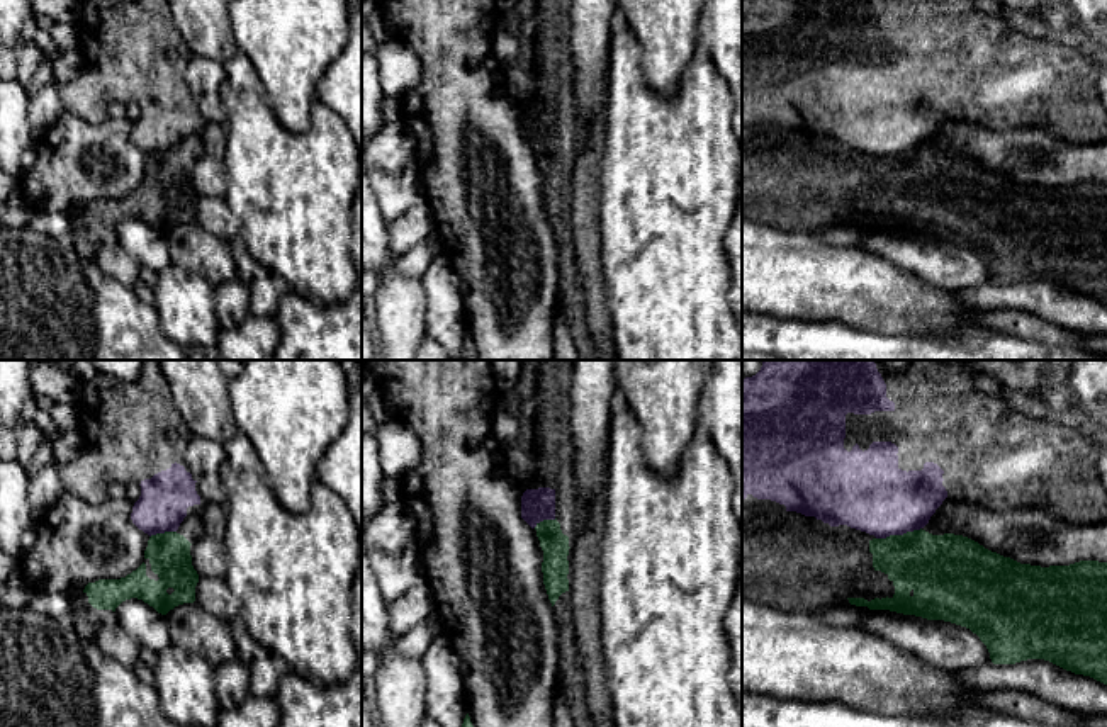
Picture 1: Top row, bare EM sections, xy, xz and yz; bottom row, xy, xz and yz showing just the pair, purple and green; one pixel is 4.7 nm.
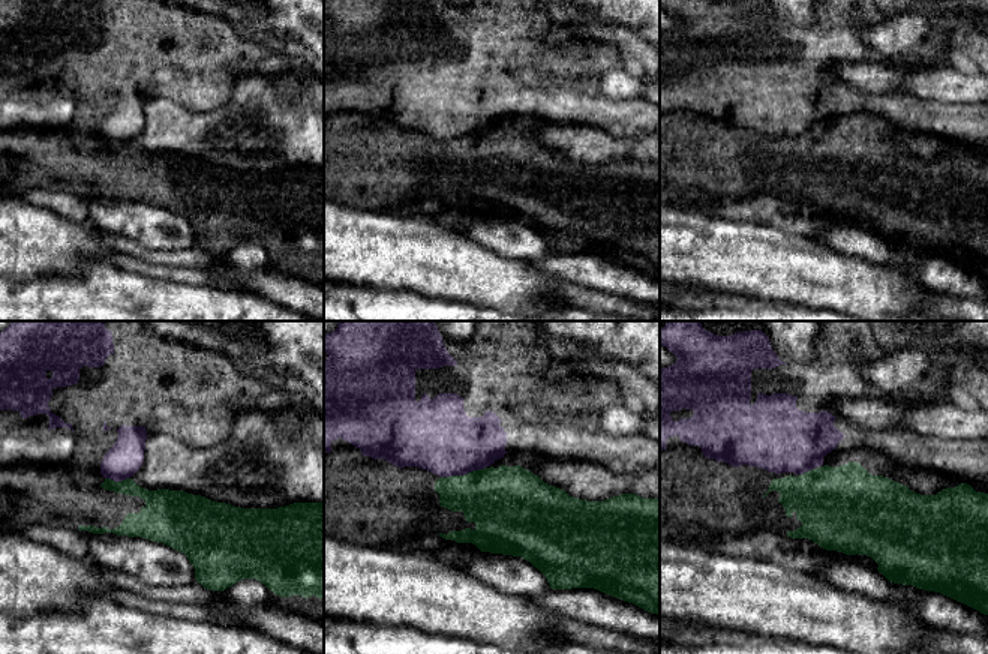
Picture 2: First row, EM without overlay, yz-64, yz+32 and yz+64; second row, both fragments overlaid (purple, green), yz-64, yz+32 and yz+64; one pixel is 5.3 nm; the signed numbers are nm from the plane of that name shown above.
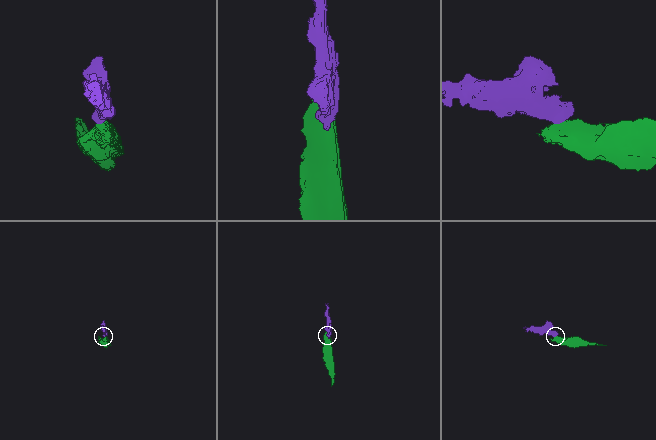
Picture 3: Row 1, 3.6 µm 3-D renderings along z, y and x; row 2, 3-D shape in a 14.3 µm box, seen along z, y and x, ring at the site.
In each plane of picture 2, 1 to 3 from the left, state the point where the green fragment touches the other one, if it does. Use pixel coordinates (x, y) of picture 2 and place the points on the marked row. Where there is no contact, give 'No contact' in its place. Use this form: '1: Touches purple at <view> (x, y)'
1: Touches purple at yz-64 (117, 480)
2: Touches purple at yz+32 (462, 474)
3: Touches purple at yz+64 (807, 470)

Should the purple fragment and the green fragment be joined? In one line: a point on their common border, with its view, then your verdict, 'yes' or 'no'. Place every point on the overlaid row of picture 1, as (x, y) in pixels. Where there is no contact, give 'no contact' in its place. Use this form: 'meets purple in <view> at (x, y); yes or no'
meets purple in yz at (899, 534); no

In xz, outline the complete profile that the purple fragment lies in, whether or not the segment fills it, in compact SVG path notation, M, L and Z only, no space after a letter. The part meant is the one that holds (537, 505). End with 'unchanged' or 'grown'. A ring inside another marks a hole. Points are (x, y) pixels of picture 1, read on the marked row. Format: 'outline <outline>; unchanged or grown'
outline M526 489L521 496L521 518L531 528L543 520L555 520L555 489Z; unchanged

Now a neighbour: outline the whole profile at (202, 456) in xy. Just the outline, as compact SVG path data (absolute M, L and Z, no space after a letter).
M192 435L185 450L185 462L195 481L207 474L221 474L226 465L224 445Z

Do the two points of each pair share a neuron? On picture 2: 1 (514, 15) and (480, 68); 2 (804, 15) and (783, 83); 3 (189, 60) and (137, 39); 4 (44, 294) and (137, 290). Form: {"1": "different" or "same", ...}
{"1": "same", "2": "different", "3": "same", "4": "same"}

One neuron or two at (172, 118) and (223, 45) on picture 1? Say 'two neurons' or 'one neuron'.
two neurons

